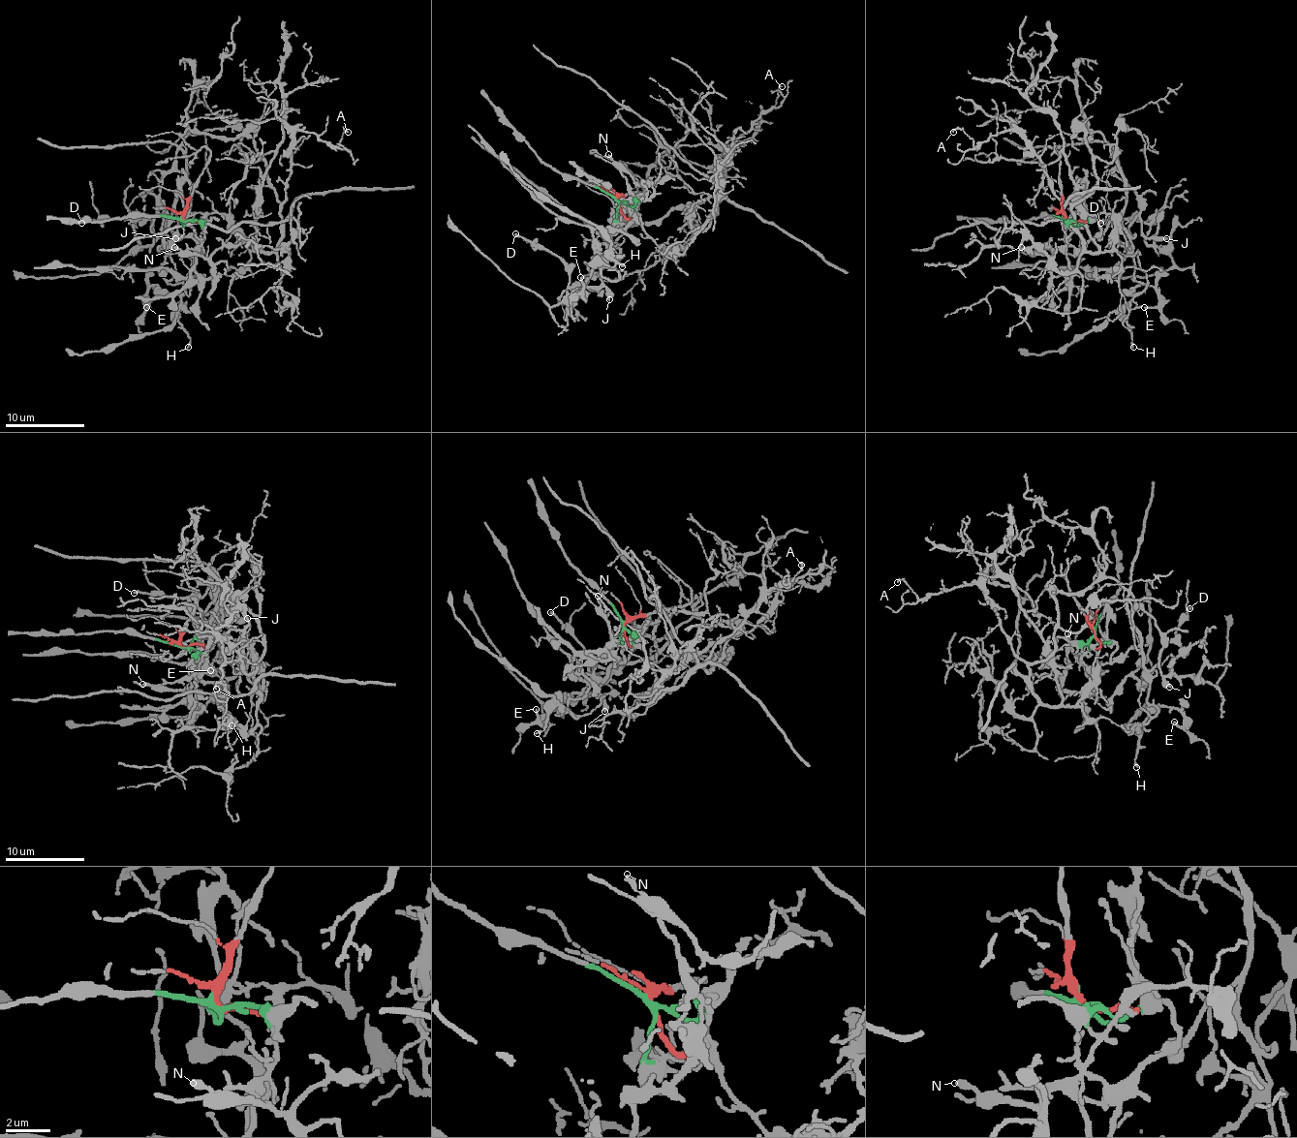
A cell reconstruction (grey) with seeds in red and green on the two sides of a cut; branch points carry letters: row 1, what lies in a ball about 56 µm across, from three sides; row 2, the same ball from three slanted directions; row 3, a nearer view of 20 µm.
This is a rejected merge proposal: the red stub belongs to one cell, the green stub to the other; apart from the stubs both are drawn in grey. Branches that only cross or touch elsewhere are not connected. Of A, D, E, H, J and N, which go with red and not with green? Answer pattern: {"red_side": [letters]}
{"red_side": ["A"]}

